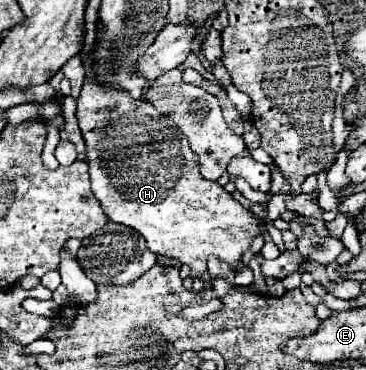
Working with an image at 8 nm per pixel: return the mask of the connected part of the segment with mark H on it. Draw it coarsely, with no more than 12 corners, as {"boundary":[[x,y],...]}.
{"boundary":[[97,81],[77,97],[95,197],[153,253],[237,269],[263,225],[203,179],[171,119]]}

